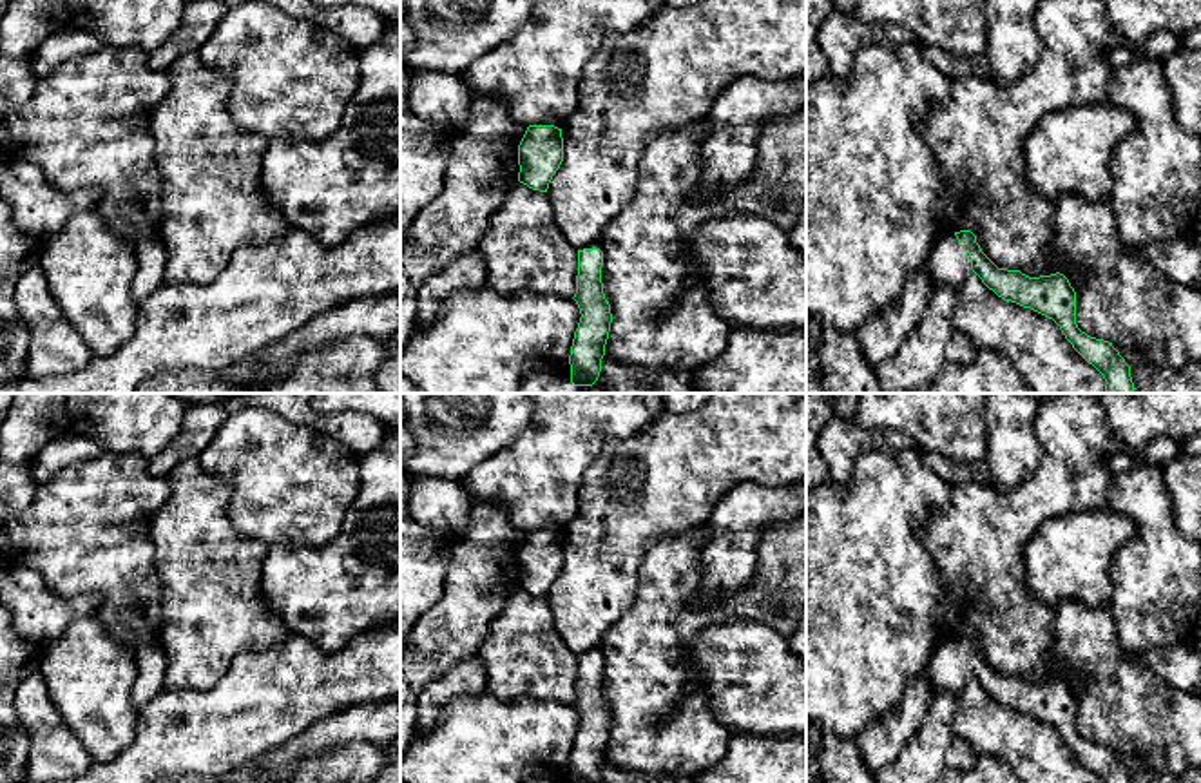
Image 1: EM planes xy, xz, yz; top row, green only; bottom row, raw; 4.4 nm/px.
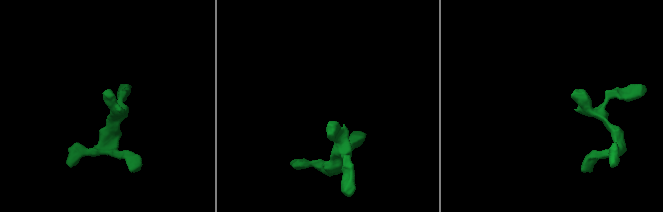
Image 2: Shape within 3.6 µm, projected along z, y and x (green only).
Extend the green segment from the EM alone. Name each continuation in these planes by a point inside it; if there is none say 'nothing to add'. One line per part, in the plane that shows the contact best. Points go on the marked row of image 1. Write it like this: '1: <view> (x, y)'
1: yz (948, 265)

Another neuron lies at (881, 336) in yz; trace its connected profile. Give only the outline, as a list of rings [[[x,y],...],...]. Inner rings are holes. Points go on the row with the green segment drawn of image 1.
[[[924,265],[911,276],[906,290],[893,303],[851,330],[870,364],[877,366],[898,352],[908,332],[922,317],[933,292],[933,283]]]

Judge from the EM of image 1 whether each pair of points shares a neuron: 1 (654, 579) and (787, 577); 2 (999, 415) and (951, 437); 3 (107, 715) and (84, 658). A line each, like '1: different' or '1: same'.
1: same
2: different
3: same

